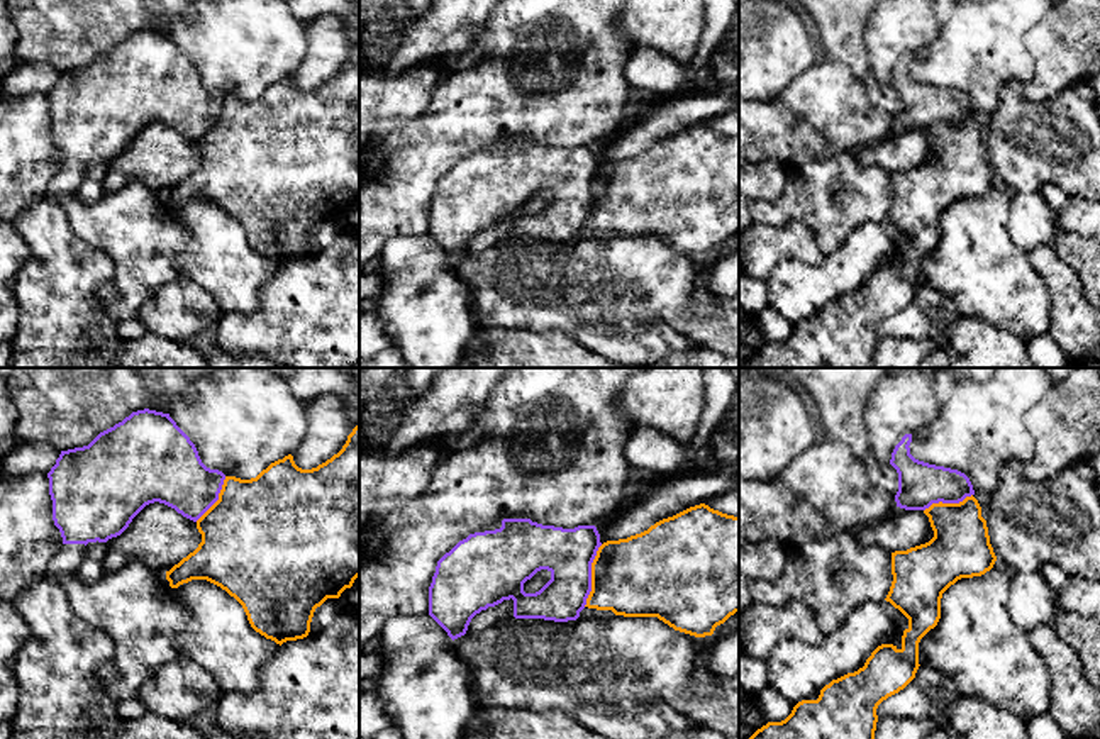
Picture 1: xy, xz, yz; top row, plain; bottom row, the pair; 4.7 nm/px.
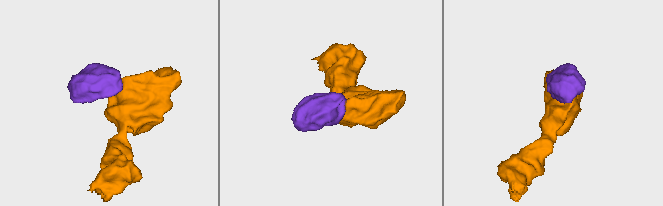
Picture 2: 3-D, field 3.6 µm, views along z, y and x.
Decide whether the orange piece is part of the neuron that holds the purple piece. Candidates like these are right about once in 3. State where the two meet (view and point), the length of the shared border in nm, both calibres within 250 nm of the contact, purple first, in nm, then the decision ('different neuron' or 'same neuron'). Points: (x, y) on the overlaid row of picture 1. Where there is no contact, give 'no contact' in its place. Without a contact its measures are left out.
xz (590, 575) | 300 nm | 240/380 nm | different neuron

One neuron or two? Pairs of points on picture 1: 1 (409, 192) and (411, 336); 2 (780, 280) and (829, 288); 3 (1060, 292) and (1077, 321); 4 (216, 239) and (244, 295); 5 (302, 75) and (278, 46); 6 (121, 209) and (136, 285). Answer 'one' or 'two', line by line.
1: two
2: one
3: one
4: one
5: two
6: one

